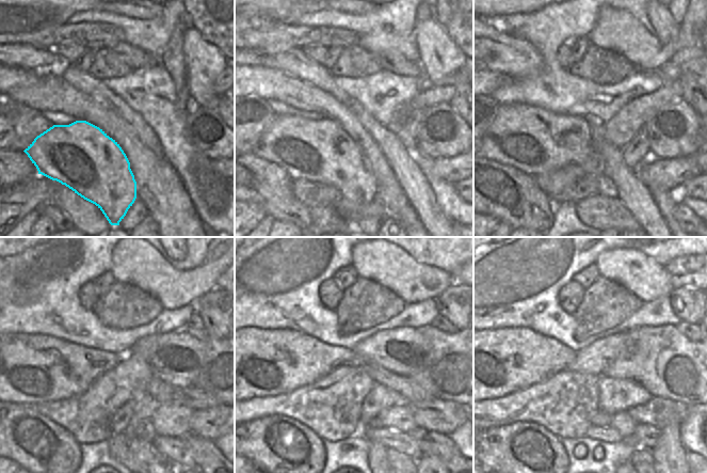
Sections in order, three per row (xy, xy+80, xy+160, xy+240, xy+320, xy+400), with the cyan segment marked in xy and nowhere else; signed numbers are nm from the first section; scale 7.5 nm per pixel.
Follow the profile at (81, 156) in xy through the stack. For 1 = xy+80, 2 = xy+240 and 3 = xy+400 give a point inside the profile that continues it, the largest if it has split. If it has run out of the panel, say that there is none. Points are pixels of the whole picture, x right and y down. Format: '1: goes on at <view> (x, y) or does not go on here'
1: goes on at xy+80 (320, 151)
2: goes on at xy+240 (32, 368)
3: goes on at xy+400 (495, 363)

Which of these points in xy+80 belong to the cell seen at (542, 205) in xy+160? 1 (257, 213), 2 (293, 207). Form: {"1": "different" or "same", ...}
{"1": "different", "2": "same"}

